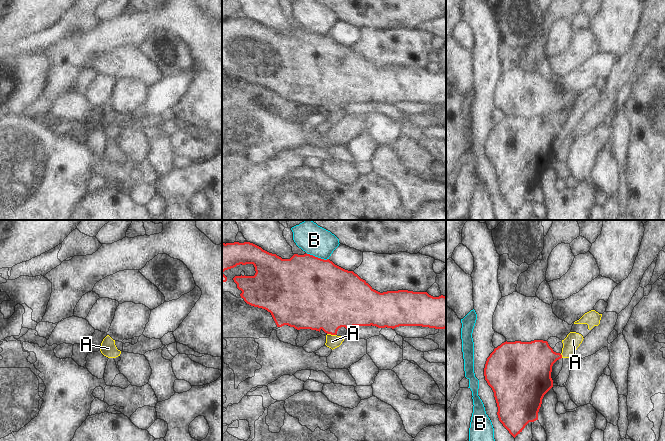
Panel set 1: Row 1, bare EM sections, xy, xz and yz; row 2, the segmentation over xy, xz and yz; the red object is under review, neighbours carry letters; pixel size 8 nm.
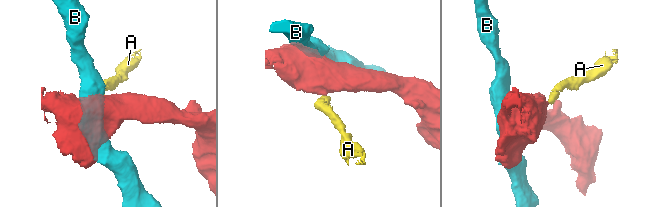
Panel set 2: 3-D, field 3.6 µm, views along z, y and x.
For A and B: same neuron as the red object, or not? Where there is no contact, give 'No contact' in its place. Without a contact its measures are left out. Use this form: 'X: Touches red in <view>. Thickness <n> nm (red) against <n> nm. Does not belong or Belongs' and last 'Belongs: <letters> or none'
A: Touches red in xz. Thickness 440 nm (red) against 110 nm. Does not belong
B: Touches red in xz. Thickness 500 nm (red) against 240 nm. Does not belong
Belongs: none.

